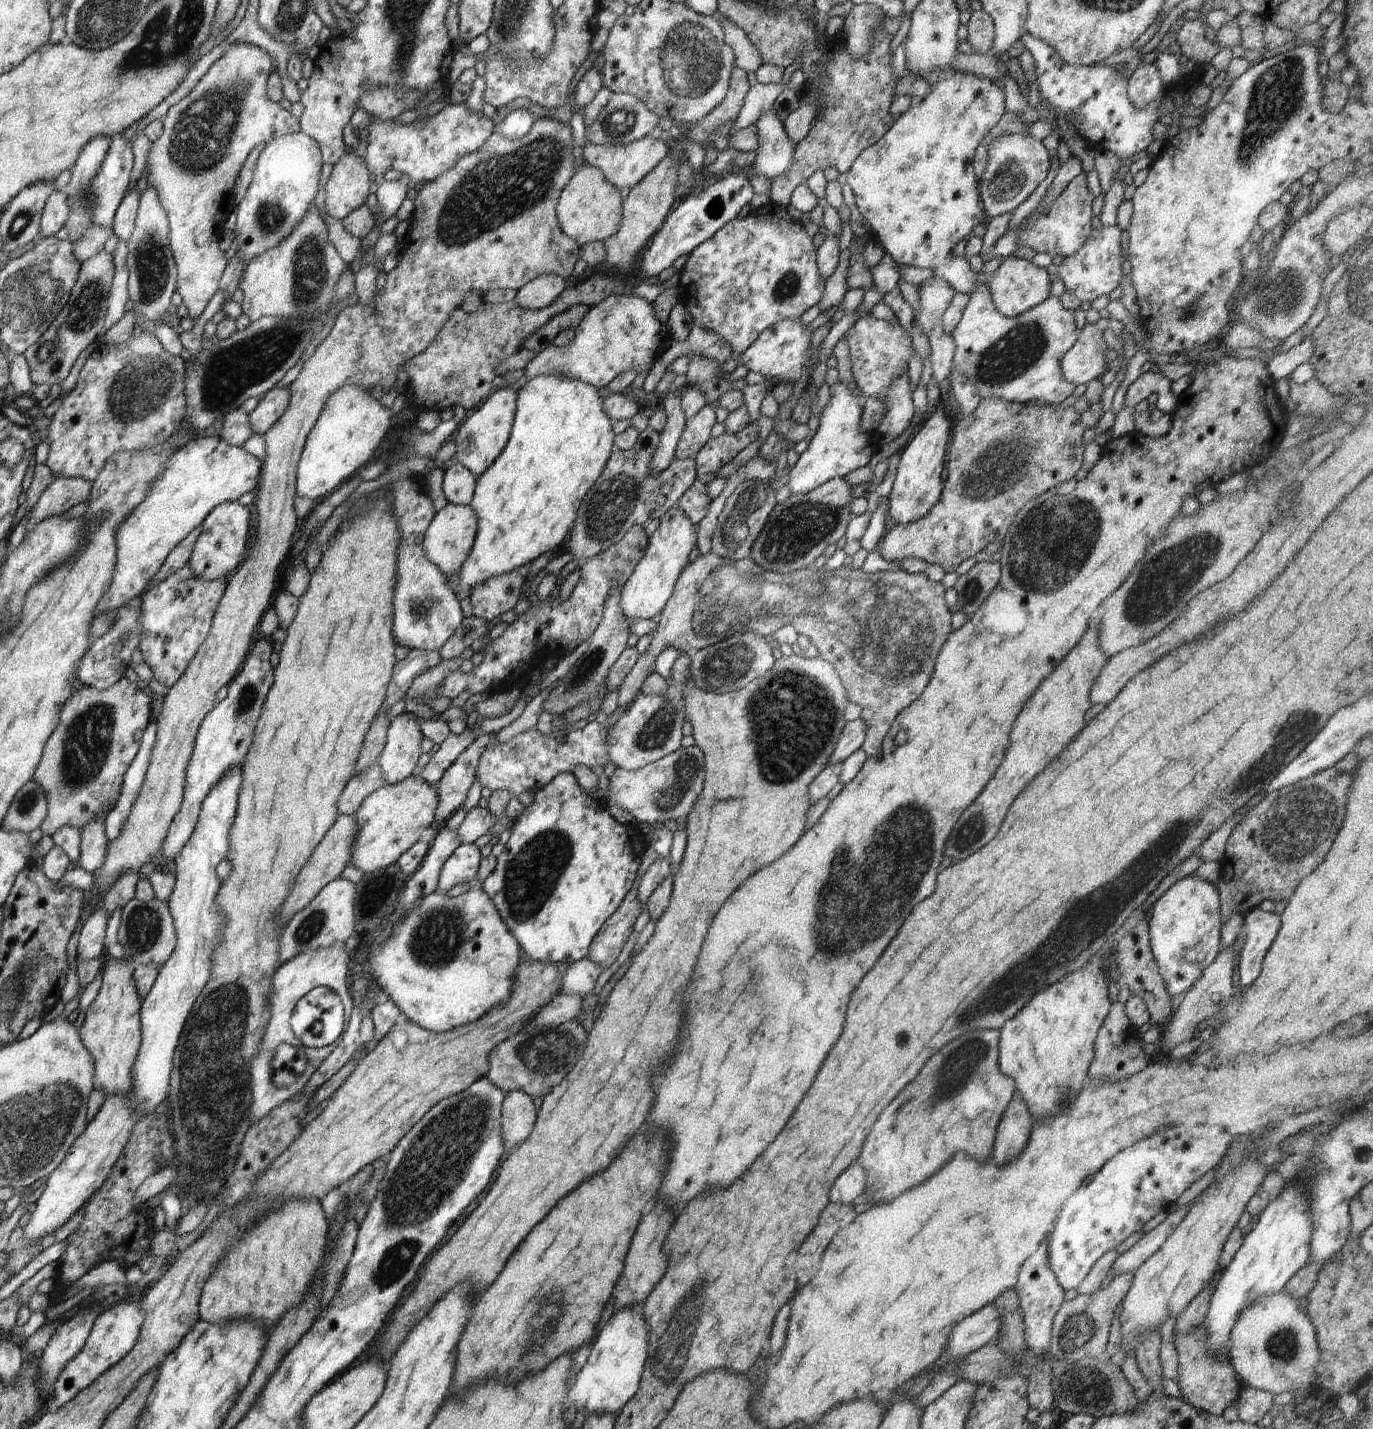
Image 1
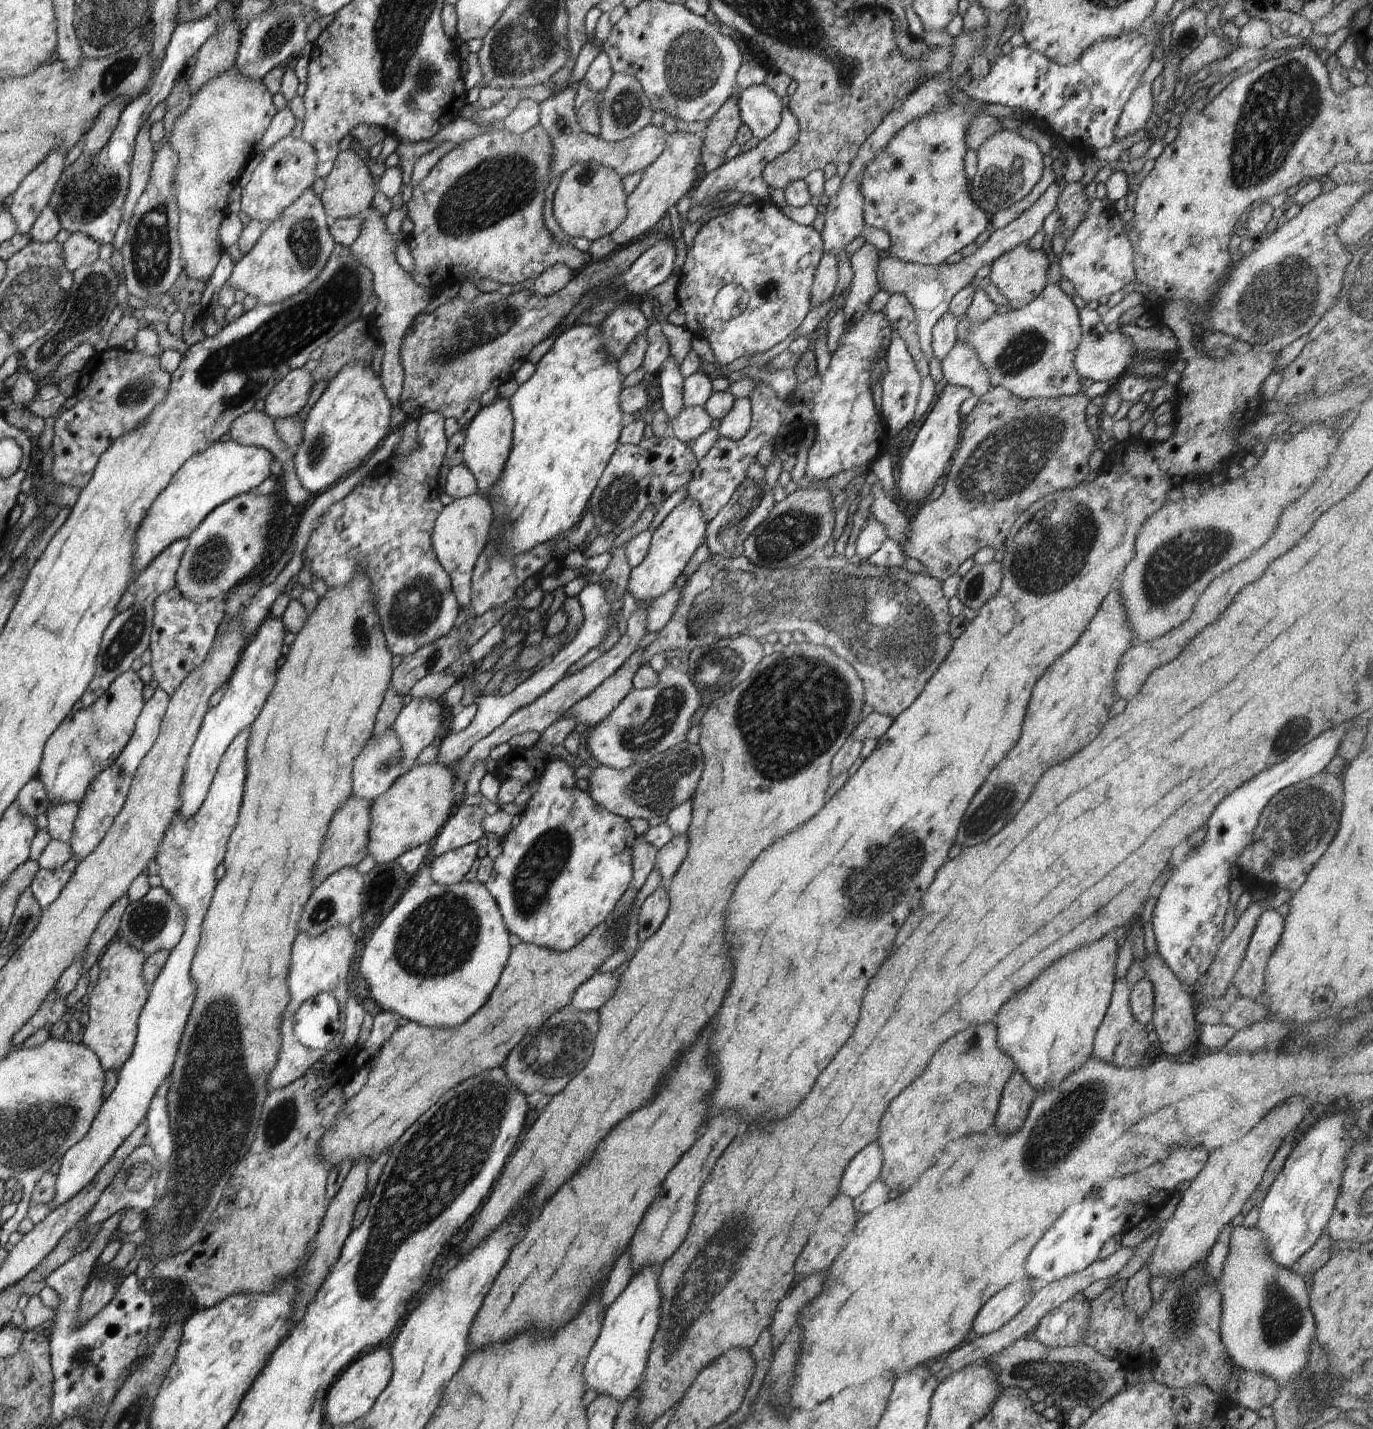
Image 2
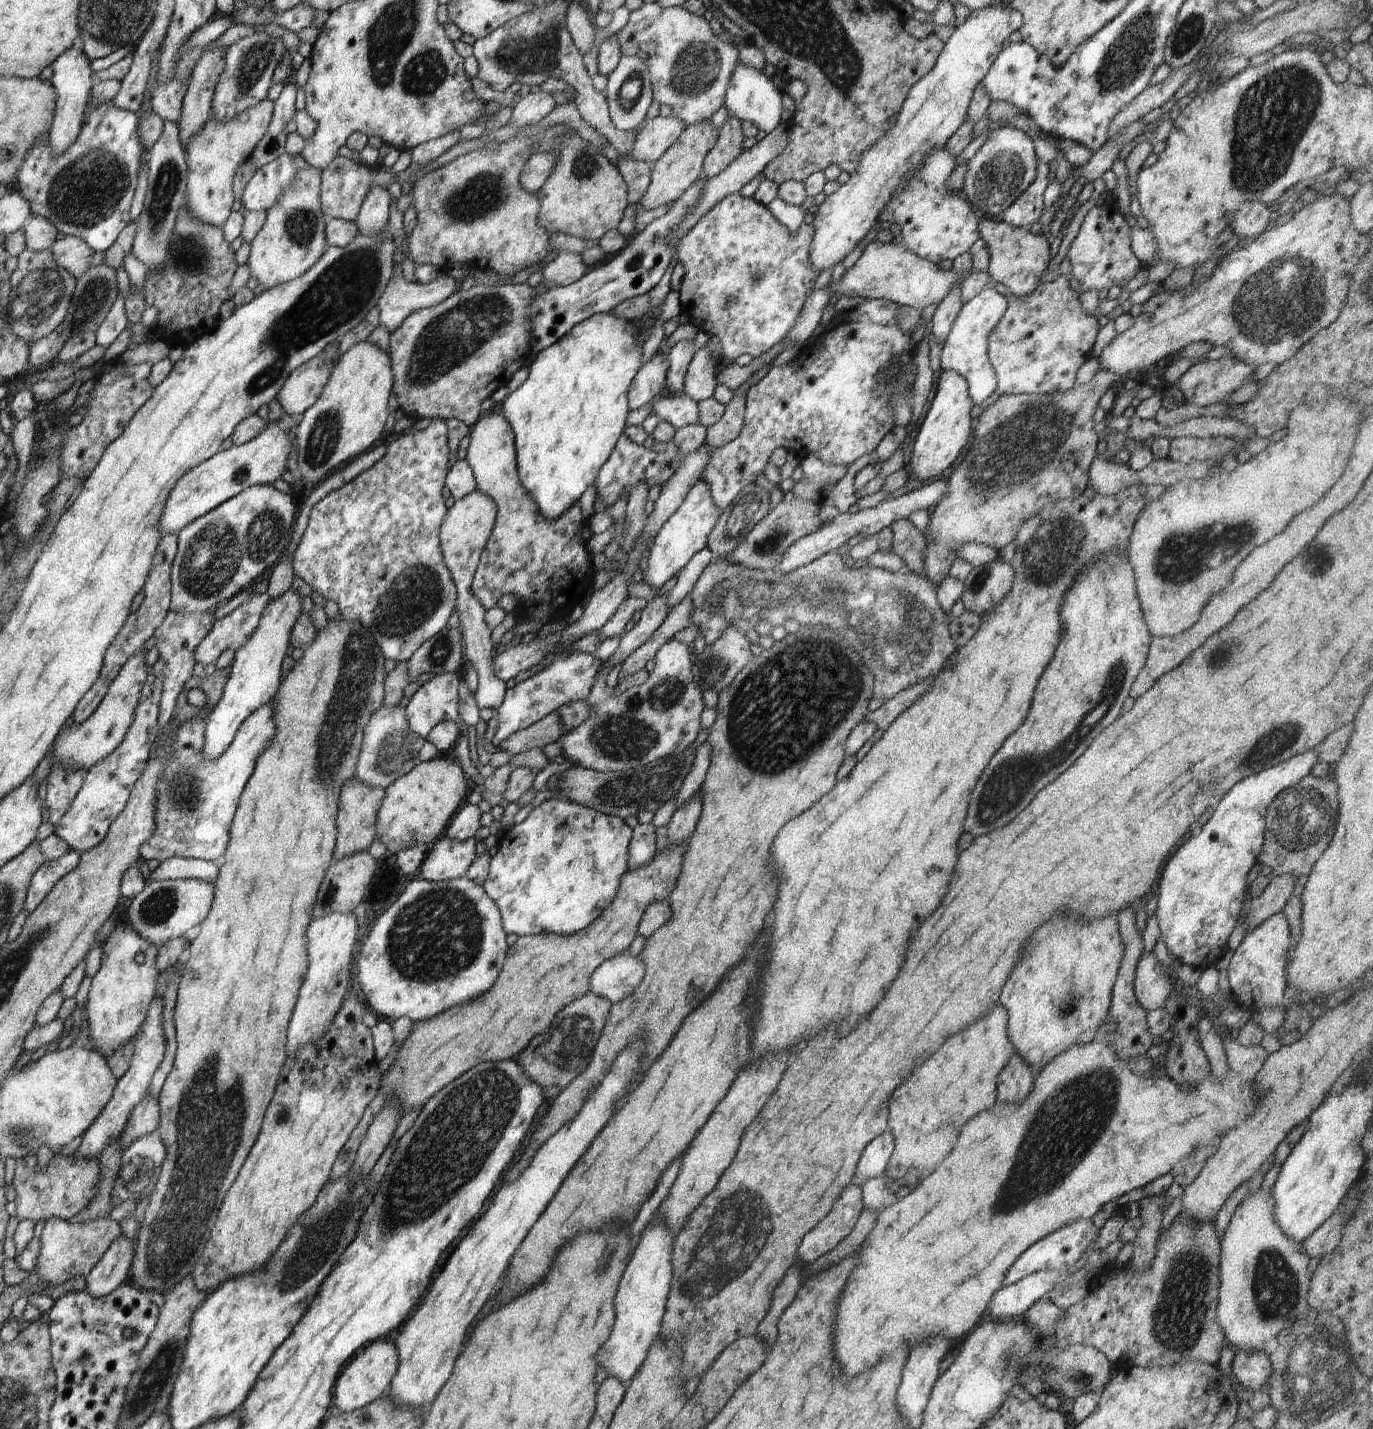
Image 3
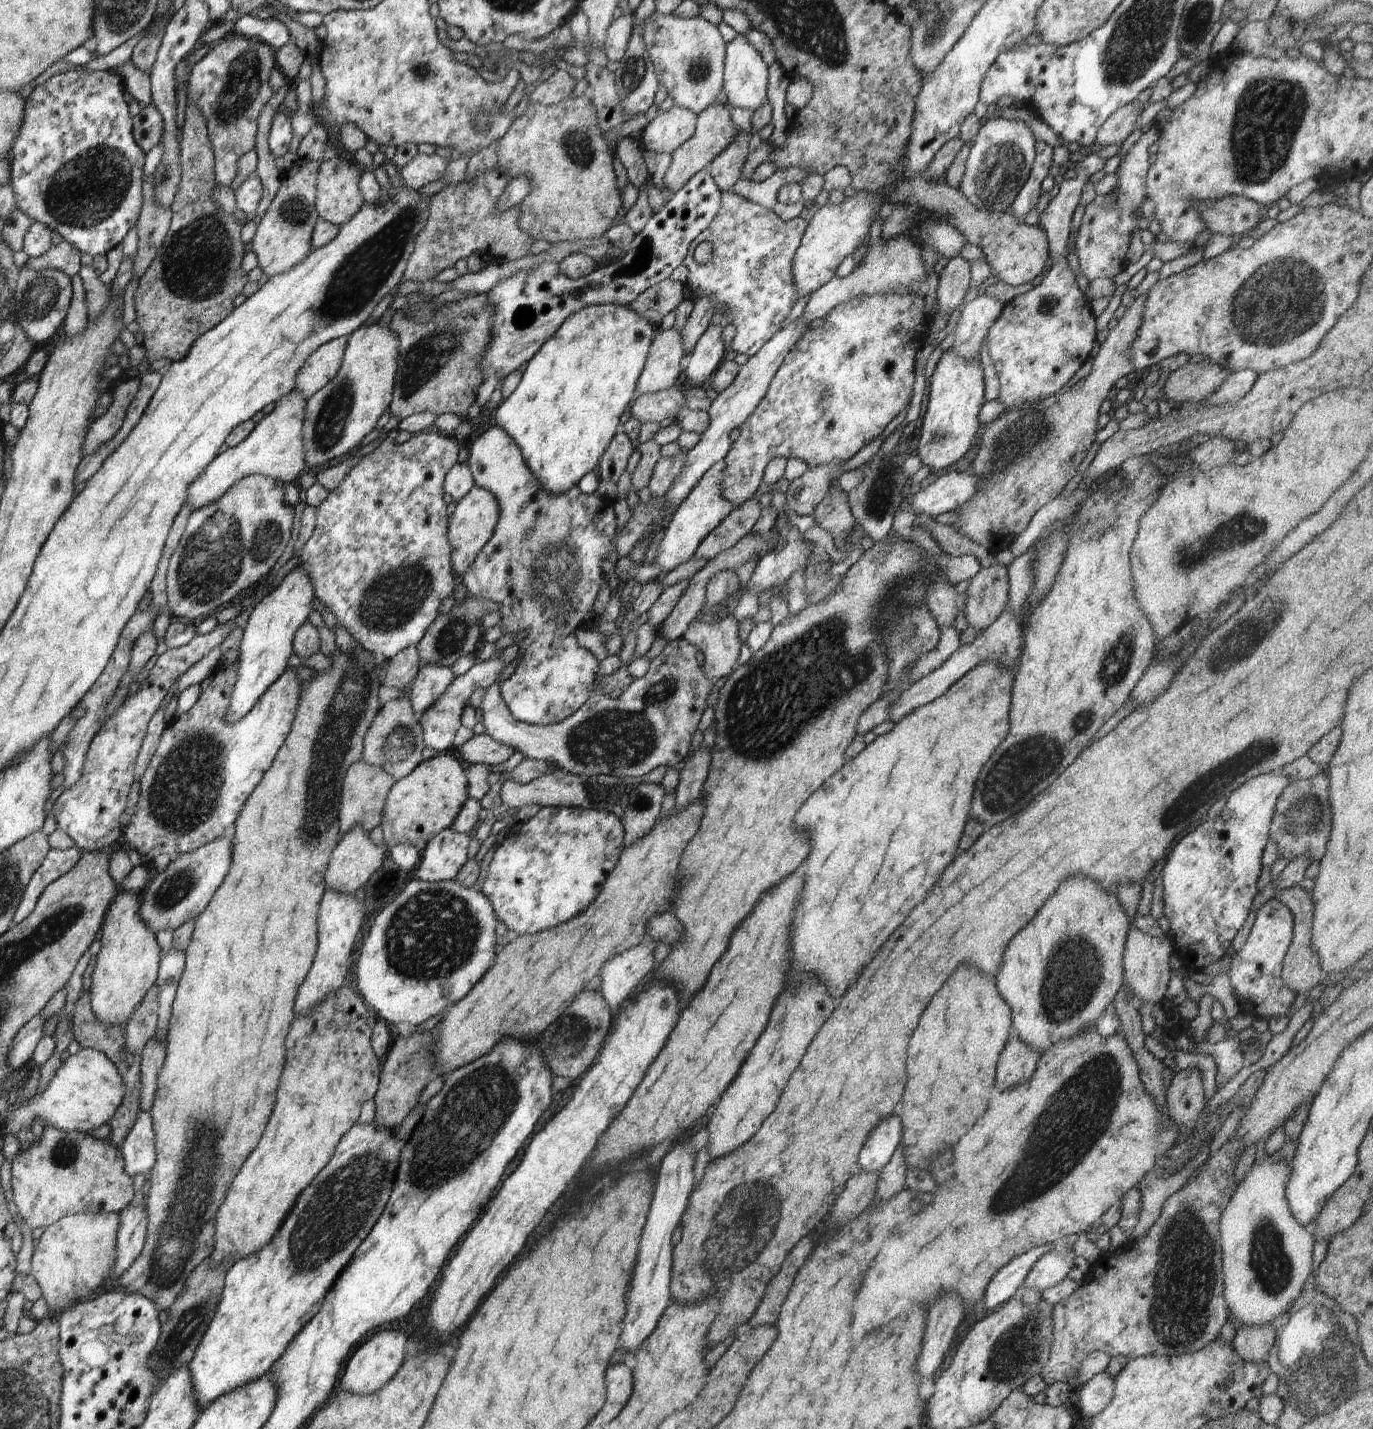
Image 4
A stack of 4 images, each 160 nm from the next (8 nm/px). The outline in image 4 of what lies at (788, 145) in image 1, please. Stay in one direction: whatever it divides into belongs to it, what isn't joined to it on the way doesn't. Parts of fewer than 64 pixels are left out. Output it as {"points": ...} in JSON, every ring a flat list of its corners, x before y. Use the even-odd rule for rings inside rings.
{"points":[[738,33,734,40,726,45,723,74,723,89,727,94,727,102,733,107,758,110,768,102,768,66,758,50,750,43,746,34]]}

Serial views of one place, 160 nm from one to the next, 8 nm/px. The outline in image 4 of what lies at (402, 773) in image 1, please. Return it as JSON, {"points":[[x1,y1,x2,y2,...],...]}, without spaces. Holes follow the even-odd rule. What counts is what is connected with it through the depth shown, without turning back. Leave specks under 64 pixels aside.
{"points":[[425,663,412,681,409,692,411,707,416,716,426,712,429,706,438,701,442,693,455,679,451,667]]}

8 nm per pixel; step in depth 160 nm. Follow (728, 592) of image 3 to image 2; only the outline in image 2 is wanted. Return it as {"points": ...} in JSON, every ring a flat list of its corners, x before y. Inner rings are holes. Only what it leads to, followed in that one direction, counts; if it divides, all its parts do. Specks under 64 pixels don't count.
{"points":[[819,554,786,569,760,568,745,557,734,559,712,555,690,574,672,618,658,632,658,639,644,648,640,666,648,666,652,656,660,652,684,650,690,653,726,637,745,633,766,637,771,632,800,631,812,645,832,650,852,666,863,684,863,704,872,706,873,712,896,719,920,697,952,649,953,639,949,636,952,617,942,584,932,576,914,574,903,567,867,563,856,566,844,555,827,558]]}

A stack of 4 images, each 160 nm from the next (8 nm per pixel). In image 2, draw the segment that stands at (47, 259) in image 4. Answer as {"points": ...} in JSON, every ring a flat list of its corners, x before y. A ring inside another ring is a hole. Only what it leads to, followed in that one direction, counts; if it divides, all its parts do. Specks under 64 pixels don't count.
{"points":[[72,233,63,244,66,269,74,273,78,268,99,260,100,244,88,234]]}

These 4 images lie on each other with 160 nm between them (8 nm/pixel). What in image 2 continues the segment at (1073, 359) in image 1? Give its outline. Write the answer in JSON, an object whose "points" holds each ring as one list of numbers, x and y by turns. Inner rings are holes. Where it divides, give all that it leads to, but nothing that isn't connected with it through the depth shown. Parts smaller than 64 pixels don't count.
{"points":[[1093,305,1079,312,1082,340,1074,352,1074,370,1080,378,1115,383,1123,378,1141,361,1136,357,1136,346,1129,336,1117,332,1108,332]]}

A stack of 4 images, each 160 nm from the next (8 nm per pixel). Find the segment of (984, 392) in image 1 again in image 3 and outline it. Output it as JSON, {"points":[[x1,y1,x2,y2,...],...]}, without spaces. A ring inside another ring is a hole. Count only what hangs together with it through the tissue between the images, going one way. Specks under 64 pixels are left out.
{"points":[[1059,275,1052,282,1041,282,1032,294,1024,298,1010,295,1006,313,988,336,988,358,997,377,997,386,987,402,994,402,1002,394,1050,395,1075,388,1079,368,1092,357,1099,332,1097,321,1097,318,1084,314,1078,294,1064,275]]}

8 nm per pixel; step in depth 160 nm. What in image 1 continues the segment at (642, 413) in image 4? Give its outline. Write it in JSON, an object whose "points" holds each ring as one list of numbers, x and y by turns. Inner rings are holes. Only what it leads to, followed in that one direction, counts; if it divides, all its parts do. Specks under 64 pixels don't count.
{"points":[[710,405,704,406,692,420,685,420,684,432,680,436,675,459,696,459,697,454,712,437,711,431,717,423,715,410]]}

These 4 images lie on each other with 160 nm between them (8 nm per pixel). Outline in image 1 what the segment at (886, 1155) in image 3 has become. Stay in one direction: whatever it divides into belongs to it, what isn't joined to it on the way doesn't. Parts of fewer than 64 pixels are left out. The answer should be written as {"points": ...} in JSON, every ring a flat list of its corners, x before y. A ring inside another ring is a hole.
{"points":[[854,1162,846,1172,840,1174,840,1178,834,1182,834,1188,830,1192,830,1200,836,1204,848,1205,854,1202,866,1188,866,1176,864,1168]]}

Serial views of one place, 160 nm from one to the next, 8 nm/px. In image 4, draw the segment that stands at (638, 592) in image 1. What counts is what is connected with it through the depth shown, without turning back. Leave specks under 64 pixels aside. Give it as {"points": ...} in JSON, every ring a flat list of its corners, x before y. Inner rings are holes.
{"points":[[726,461,714,463,691,488,690,494,683,498,677,506,669,525,665,528,663,541,658,547,655,562,664,575,674,570,678,565,687,562,692,558,699,547,699,544,714,530,734,508,731,502,725,500,721,493,723,481,723,470,726,468]]}

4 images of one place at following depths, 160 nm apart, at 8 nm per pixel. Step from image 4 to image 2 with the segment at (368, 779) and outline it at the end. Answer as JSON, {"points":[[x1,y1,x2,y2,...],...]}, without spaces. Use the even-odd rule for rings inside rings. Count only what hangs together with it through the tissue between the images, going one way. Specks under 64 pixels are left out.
{"points":[[351,795,344,802,344,806,340,806,340,810,336,810,336,814,334,814,334,818,330,822,326,838,324,838,320,857,316,860,316,870,314,870,314,876,312,876,314,886,324,882,324,880,338,872,338,870,354,868,367,858,370,808,370,801,354,798,354,795]]}

